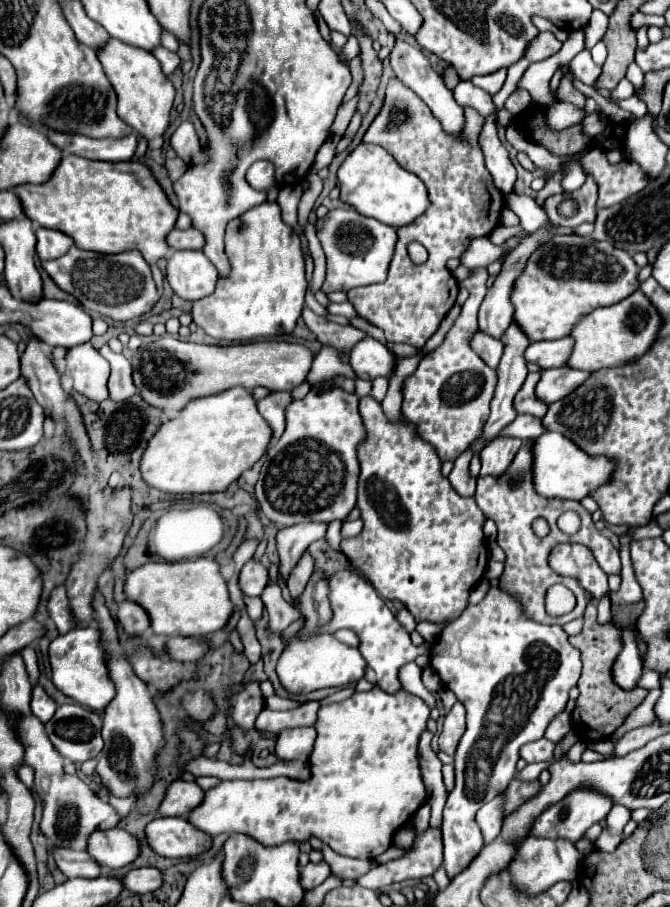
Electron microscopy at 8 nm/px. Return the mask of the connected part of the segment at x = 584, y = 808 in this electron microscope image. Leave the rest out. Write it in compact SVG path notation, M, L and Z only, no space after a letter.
M577 788L577 790L569 792L563 800L555 802L547 810L543 810L541 816L537 816L531 834L533 836L553 836L553 838L555 836L565 836L565 838L577 842L589 826L607 818L611 806L613 806L613 800L609 796L605 796L601 792L595 792L595 790L589 790L589 788Z

